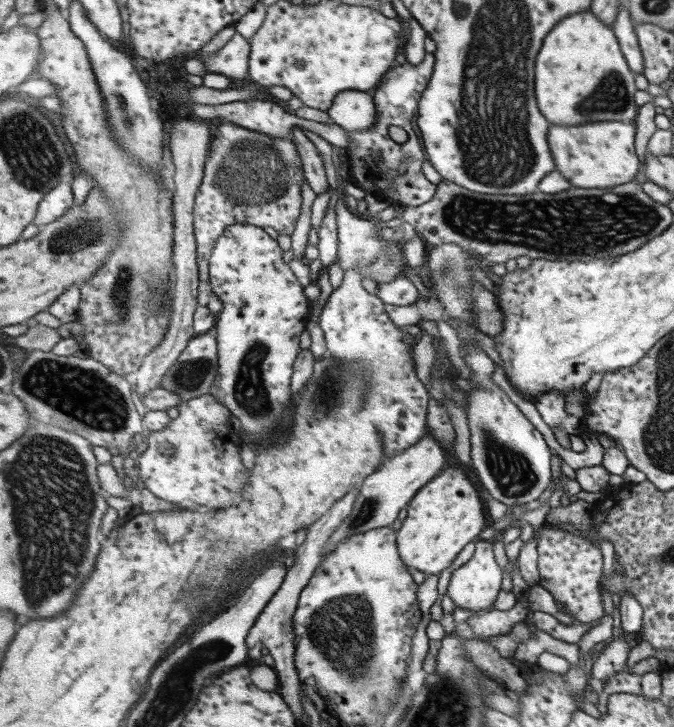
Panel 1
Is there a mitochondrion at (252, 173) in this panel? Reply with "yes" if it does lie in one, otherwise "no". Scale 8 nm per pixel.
yes

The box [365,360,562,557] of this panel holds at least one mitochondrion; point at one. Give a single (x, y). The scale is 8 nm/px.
(512, 472)

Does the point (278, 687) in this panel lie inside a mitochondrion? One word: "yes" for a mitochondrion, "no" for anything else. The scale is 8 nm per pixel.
no

